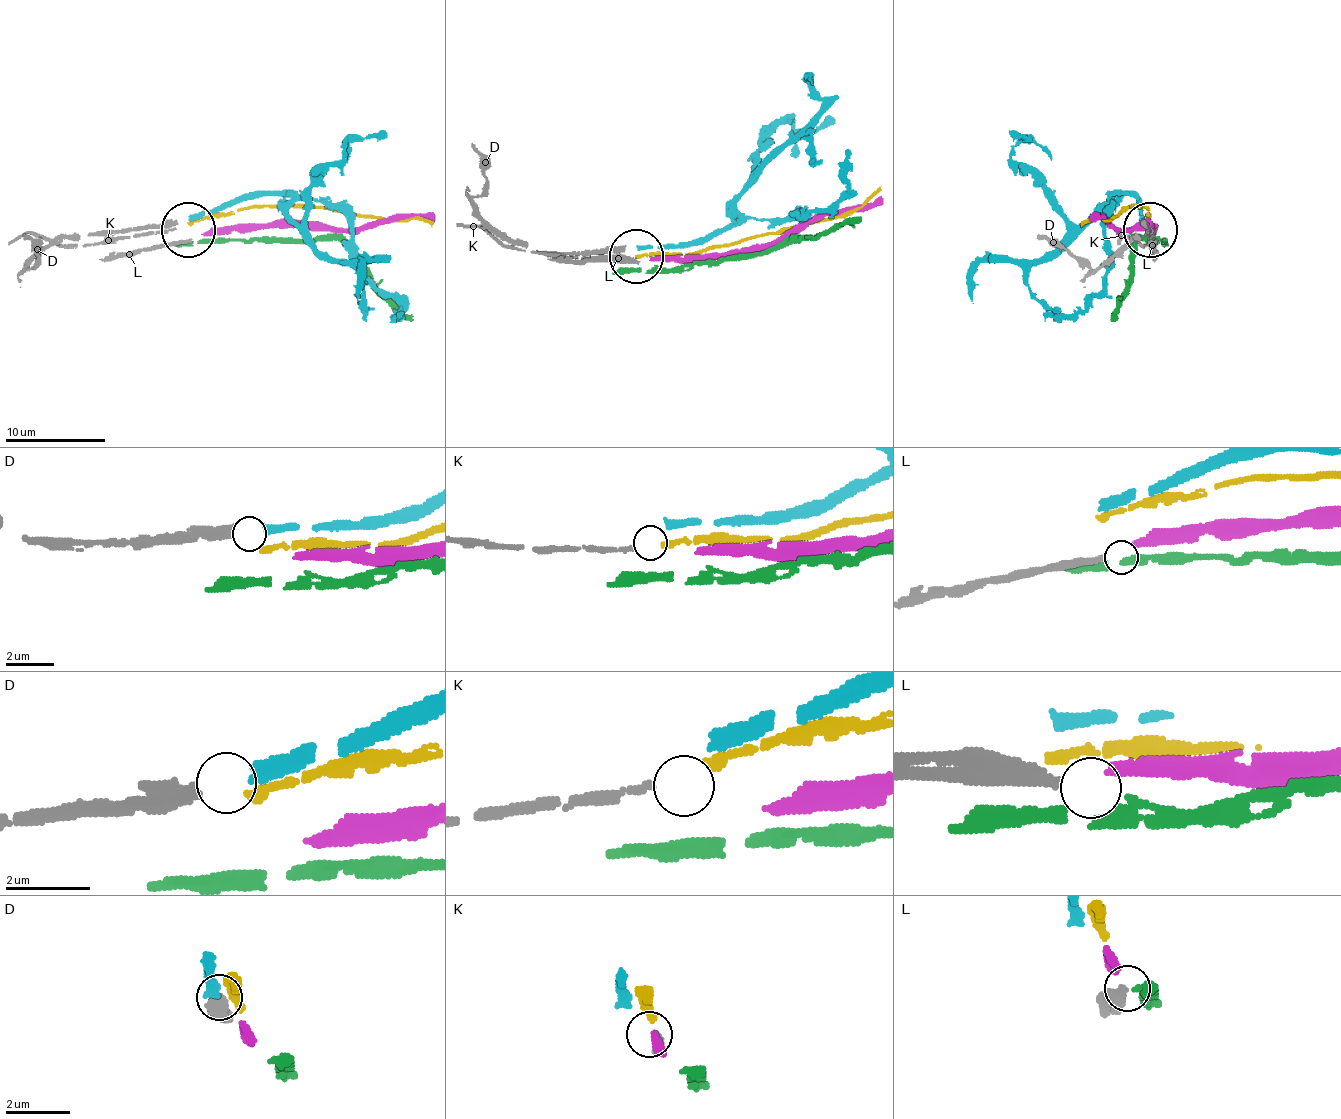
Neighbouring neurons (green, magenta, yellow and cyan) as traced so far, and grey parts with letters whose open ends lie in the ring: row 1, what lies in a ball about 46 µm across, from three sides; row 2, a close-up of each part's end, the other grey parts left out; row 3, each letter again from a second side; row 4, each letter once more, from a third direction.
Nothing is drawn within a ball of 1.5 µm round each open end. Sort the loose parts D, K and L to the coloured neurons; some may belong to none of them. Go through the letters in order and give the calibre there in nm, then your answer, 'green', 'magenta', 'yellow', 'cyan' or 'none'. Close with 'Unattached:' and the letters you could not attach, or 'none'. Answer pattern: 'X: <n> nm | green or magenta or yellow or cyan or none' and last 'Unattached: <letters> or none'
D: 500 nm | cyan
K: 160 nm | yellow
L: 280 nm | none
Unattached: L

